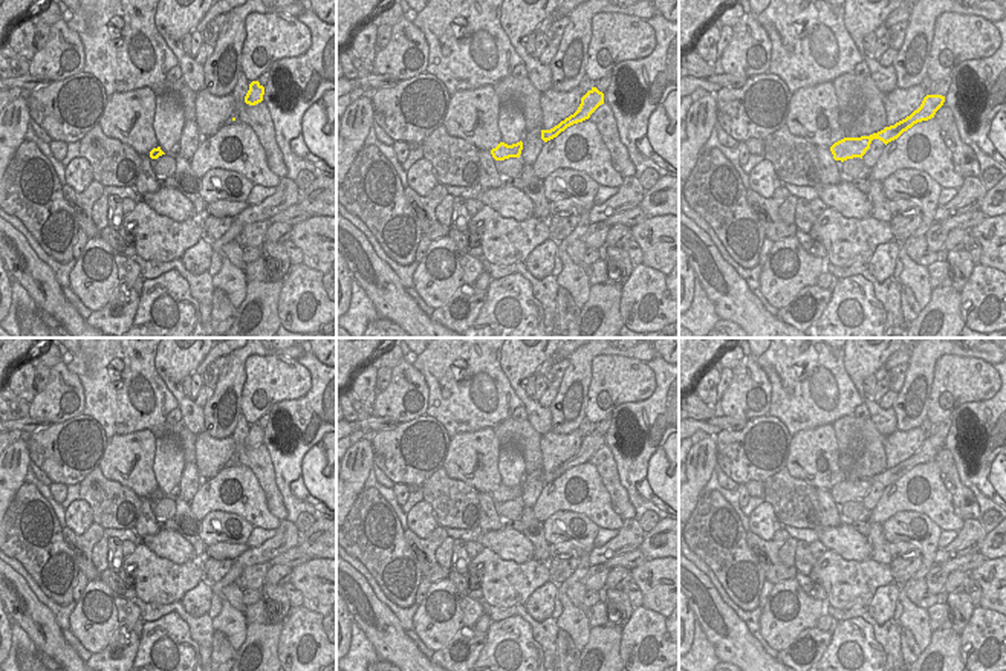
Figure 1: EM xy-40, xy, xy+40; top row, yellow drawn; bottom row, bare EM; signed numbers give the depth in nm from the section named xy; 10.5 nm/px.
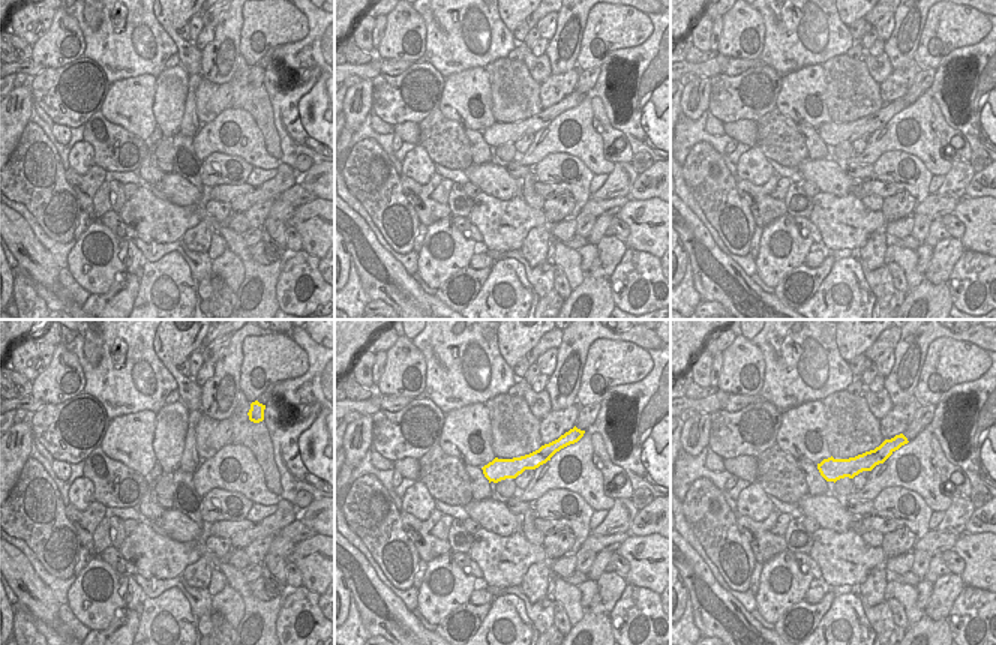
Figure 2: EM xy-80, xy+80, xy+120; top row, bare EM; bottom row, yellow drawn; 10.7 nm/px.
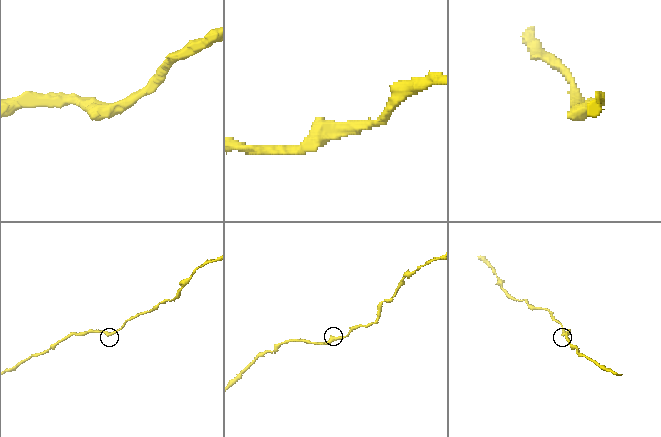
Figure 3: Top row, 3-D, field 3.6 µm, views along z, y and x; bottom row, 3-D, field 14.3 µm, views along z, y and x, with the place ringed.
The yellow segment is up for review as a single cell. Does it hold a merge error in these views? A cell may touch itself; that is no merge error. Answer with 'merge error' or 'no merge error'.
no merge error

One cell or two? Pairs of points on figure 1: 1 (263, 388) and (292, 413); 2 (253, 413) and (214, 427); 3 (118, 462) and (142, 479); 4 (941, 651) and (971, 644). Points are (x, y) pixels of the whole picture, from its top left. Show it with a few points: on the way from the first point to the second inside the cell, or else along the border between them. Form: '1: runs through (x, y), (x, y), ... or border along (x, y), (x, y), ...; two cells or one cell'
1: border along (311, 382), (305, 395), (282, 399), (268, 408); two cells
2: border along (246, 378), (242, 387), (240, 413); two cells
3: runs through (124, 470), (127, 479), (135, 479); one cell
4: border along (959, 635), (959, 651), (962, 654); two cells

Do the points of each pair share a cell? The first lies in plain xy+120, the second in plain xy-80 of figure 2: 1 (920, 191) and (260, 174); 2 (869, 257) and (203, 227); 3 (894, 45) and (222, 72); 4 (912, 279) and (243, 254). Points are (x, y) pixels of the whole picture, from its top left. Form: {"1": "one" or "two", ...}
{"1": "two", "2": "one", "3": "one", "4": "two"}

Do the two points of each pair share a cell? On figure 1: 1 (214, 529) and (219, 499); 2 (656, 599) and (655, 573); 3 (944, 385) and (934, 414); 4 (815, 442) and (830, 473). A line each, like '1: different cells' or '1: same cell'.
1: different cells
2: same cell
3: same cell
4: same cell

